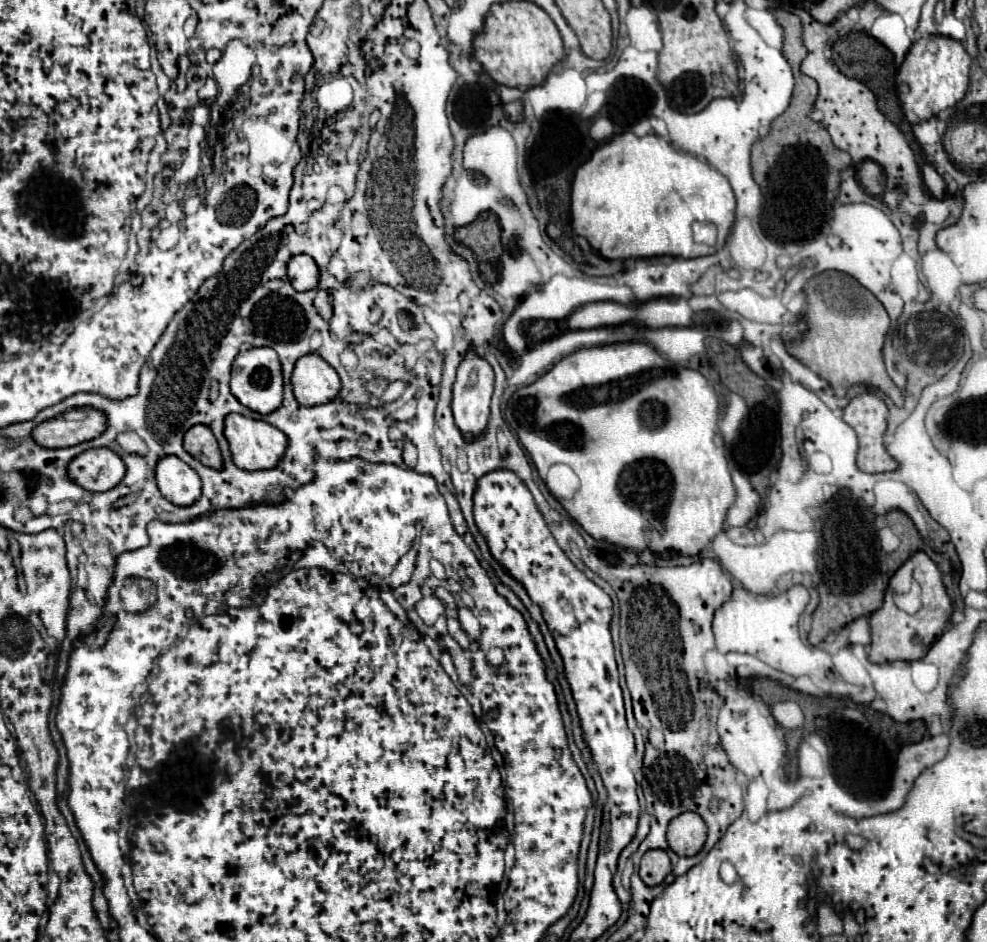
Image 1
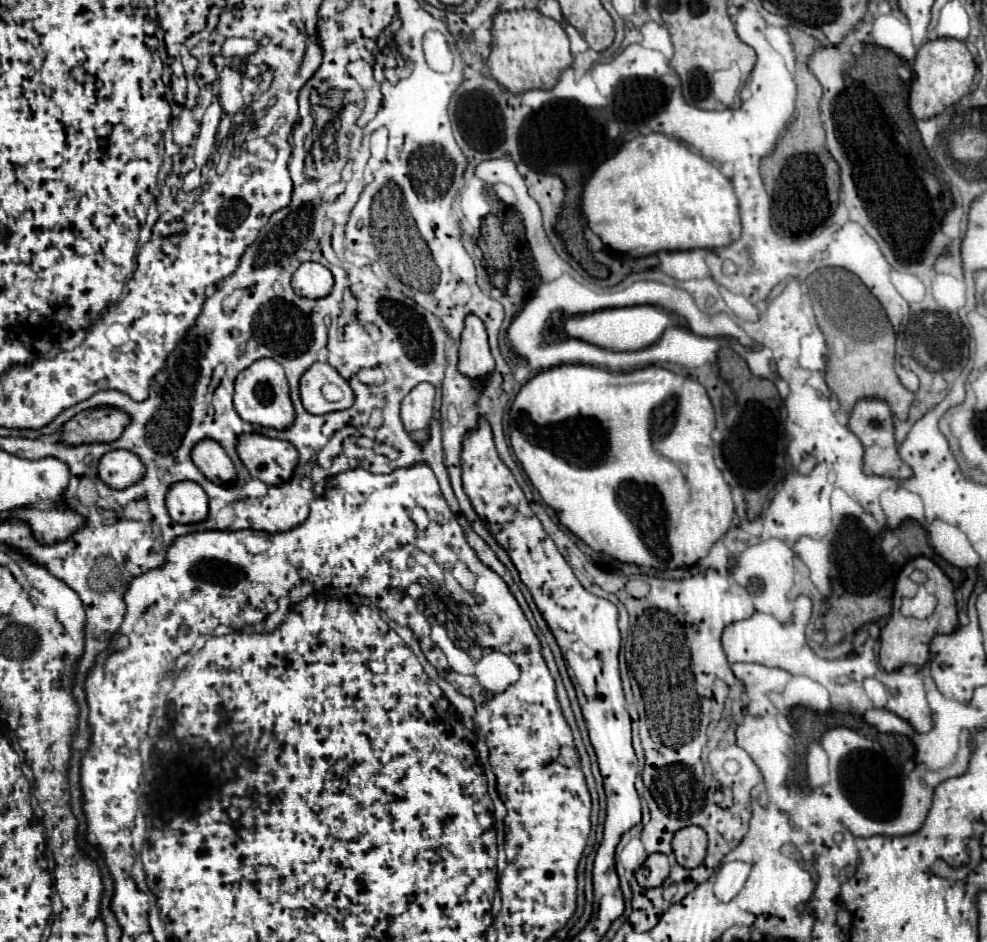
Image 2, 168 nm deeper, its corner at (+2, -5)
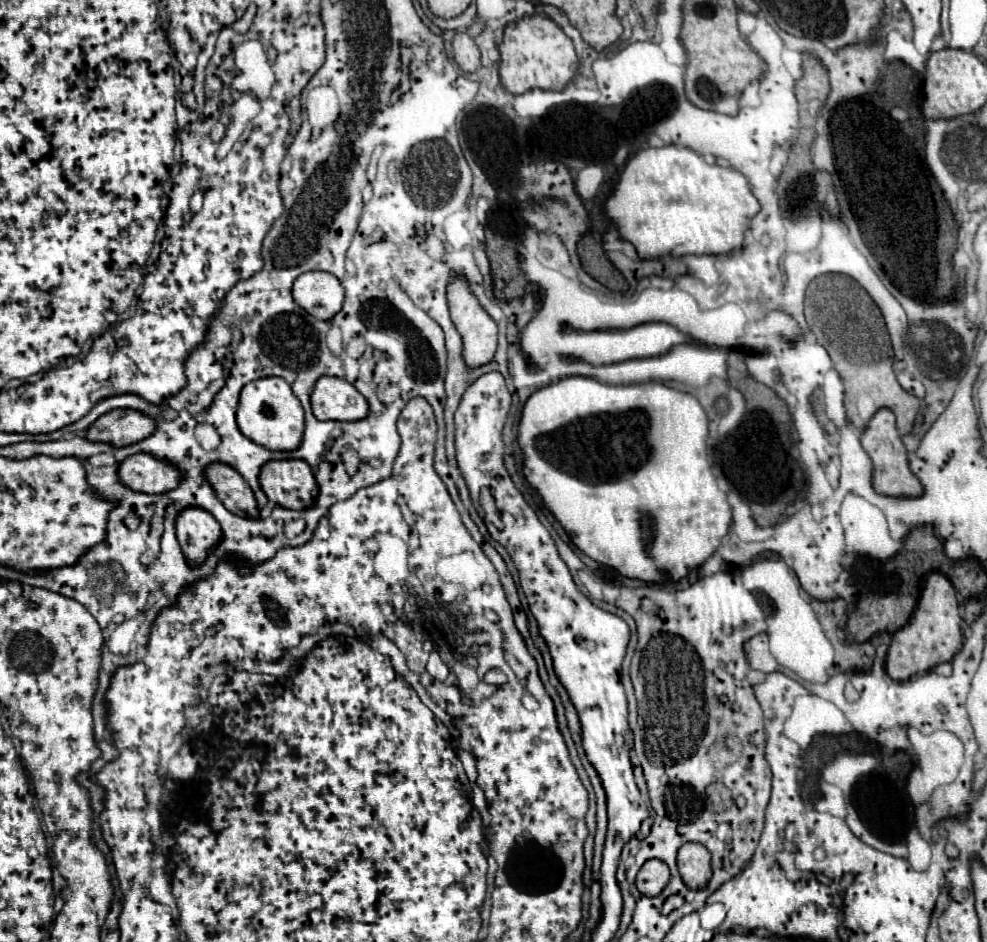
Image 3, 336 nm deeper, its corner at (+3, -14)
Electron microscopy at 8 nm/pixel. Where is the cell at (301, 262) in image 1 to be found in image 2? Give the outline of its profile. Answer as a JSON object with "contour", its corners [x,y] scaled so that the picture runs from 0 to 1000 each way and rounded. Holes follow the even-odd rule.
{"contour":[[[311,277],[311,279],[305,279],[305,283],[297,290],[295,303],[301,313],[313,315],[313,317],[323,317],[323,315],[333,313],[335,305],[337,305],[337,292],[325,279]]]}

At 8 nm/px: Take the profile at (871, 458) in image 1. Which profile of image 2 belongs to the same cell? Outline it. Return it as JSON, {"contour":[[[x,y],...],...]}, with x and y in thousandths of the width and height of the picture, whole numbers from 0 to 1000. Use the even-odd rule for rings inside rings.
{"contour":[[[872,424],[866,434],[860,441],[860,455],[870,464],[870,468],[876,475],[874,485],[874,500],[878,504],[893,504],[893,506],[905,506],[905,508],[919,508],[925,504],[925,500],[913,489],[909,483],[909,472],[905,466],[905,447],[901,430],[893,424]]]}

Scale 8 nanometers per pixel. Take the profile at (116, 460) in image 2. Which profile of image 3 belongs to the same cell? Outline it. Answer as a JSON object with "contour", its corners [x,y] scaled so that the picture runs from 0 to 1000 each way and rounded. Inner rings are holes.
{"contour":[[[146,480],[130,484],[122,493],[120,503],[124,514],[128,514],[138,522],[148,522],[148,524],[172,522],[184,510],[184,501],[178,493],[170,488],[160,488],[154,482]]]}

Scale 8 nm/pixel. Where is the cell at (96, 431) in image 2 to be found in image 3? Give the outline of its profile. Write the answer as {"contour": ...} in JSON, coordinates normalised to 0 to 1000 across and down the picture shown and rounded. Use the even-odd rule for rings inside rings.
{"contour":[[[113,435],[101,442],[87,459],[89,467],[113,473],[130,473],[150,465],[158,456],[158,448],[140,435]]]}

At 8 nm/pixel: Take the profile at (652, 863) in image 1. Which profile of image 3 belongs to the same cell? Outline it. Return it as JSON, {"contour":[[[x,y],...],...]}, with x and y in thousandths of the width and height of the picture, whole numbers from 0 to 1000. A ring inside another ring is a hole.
{"contour":[[[655,913],[644,930],[644,941],[652,951],[667,951],[679,934],[679,924],[671,913]]]}

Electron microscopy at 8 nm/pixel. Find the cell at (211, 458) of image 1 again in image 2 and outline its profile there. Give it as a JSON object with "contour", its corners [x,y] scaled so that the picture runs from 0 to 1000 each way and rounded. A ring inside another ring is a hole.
{"contour":[[[216,466],[202,468],[194,479],[194,487],[204,498],[204,502],[220,515],[234,515],[240,508],[234,487],[228,483],[226,475]]]}

